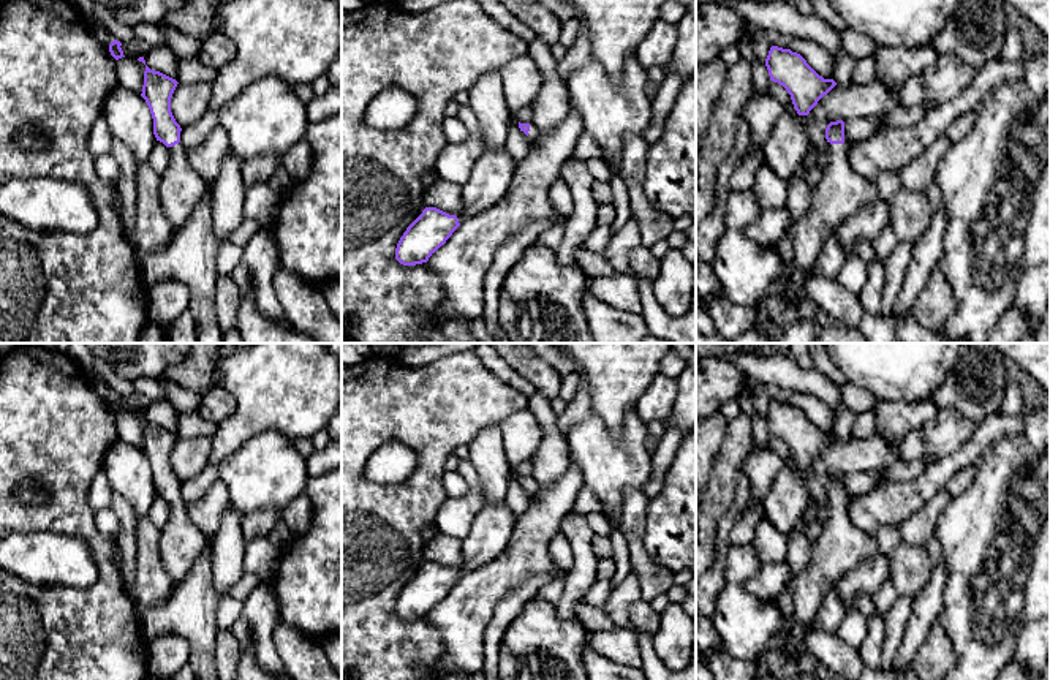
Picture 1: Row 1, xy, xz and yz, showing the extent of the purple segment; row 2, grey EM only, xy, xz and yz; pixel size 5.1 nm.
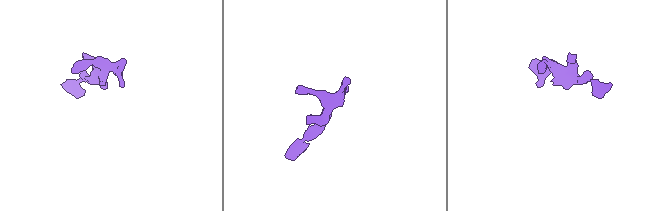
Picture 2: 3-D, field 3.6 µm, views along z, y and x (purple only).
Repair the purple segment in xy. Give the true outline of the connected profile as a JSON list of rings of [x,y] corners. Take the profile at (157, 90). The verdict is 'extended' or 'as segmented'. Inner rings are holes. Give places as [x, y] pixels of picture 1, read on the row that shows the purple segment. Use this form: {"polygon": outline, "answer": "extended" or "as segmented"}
{"polygon": [[[145,65],[141,96],[145,100],[157,141],[169,149],[169,166],[160,176],[158,196],[163,215],[179,232],[195,207],[209,195],[209,185],[193,171],[180,144],[180,125],[171,112],[177,81]]], "answer": "extended"}

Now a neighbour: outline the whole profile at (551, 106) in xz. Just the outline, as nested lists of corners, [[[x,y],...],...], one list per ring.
[[[539,40],[530,43],[527,55],[544,71],[544,84],[530,108],[533,117],[530,125],[539,130],[539,136],[531,139],[531,145],[546,133],[558,127],[571,111],[568,87],[558,76],[558,60],[552,57],[549,46]]]

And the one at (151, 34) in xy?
[[[152,24],[134,25],[133,32],[138,40],[145,41],[150,47],[166,44],[166,38],[163,36],[157,25]]]

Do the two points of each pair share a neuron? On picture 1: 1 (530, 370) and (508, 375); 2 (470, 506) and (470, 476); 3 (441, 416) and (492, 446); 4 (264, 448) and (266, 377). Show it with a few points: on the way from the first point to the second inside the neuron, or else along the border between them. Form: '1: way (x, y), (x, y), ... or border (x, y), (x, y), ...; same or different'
1: border (503, 359), (524, 375), (538, 392); different
2: way (472, 498), (472, 484); same
3: border (498, 424), (484, 427), (468, 445); different
4: border (291, 438), (275, 430), (263, 430), (233, 453); different

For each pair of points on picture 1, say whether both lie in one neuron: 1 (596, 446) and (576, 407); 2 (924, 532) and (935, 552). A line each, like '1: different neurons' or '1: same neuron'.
1: different neurons
2: different neurons

